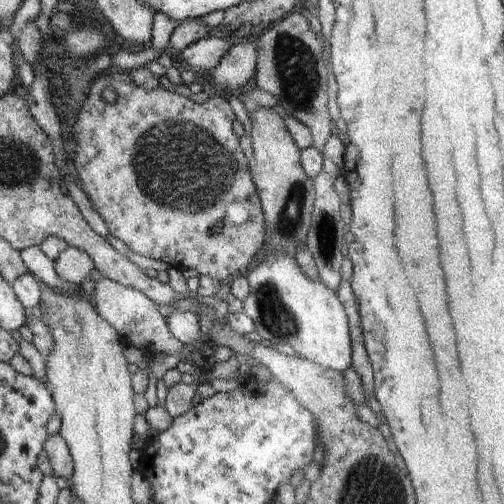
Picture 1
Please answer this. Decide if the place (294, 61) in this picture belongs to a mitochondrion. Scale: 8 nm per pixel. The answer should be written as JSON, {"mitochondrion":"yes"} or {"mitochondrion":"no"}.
{"mitochondrion":"yes"}

